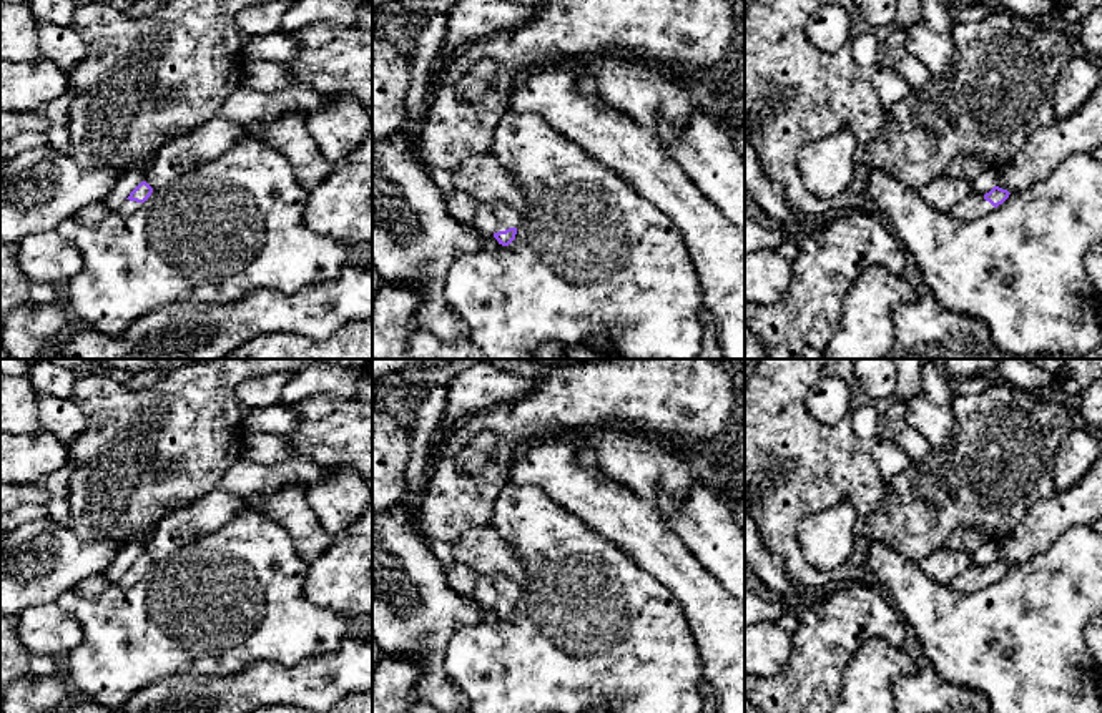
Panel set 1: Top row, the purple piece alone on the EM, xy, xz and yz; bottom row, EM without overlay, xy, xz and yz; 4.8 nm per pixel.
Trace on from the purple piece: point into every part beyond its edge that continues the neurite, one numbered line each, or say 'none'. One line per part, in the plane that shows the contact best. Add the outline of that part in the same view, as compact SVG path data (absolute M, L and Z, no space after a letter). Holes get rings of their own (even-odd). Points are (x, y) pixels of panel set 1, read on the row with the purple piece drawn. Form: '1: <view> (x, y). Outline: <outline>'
1: xz (506, 216). Outline: M492 203L492 209L495 214L495 233L505 231L509 228L519 228L520 224L520 213L509 208L504 203Z

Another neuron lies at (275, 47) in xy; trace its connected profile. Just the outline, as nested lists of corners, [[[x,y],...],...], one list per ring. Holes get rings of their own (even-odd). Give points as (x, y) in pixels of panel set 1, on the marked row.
[[[281,32],[246,37],[243,40],[243,60],[249,63],[279,61],[289,63],[299,57],[299,45],[291,35]]]

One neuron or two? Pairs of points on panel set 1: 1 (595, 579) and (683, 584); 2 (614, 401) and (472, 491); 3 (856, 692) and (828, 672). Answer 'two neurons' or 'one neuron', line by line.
1: two neurons
2: one neuron
3: two neurons

